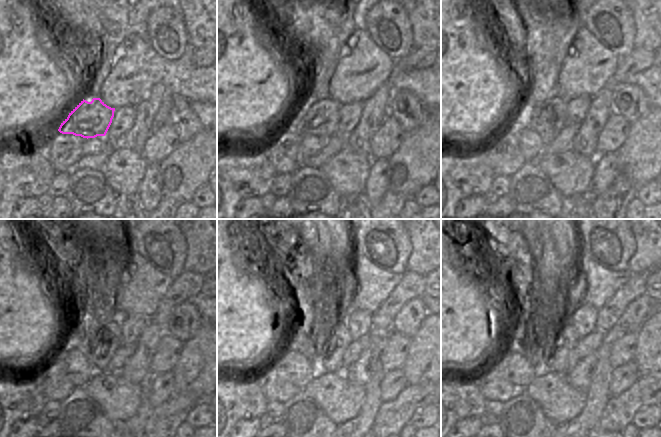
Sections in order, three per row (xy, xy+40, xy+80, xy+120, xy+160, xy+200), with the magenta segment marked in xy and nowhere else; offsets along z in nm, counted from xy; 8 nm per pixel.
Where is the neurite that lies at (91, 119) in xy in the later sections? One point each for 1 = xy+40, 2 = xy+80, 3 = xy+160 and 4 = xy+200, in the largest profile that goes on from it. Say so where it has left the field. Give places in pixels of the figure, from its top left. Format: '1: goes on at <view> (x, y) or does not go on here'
1: goes on at xy+40 (320, 119)
2: goes on at xy+80 (547, 119)
3: goes on at xy+160 (325, 353)
4: goes on at xy+200 (552, 356)

